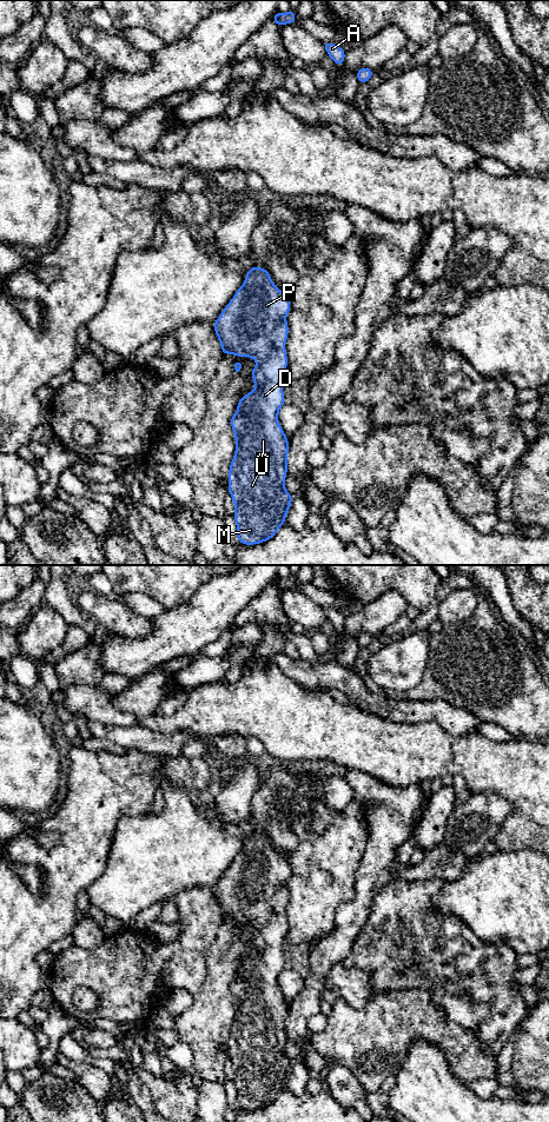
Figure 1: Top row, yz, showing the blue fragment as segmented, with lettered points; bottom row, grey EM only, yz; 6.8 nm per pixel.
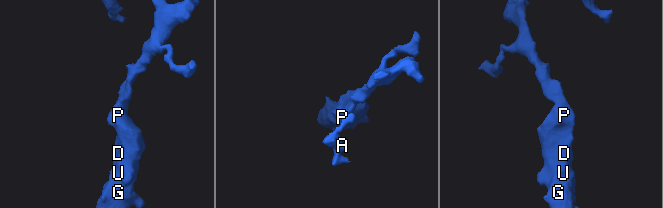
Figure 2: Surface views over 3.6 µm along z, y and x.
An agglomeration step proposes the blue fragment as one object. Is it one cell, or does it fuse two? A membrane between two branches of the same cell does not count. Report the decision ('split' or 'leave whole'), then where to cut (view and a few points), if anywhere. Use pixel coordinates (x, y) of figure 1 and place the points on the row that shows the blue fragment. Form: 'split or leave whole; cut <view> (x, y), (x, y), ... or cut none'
leave whole; cut none

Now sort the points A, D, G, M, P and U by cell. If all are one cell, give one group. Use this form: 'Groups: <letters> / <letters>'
Groups: A D G M P U

